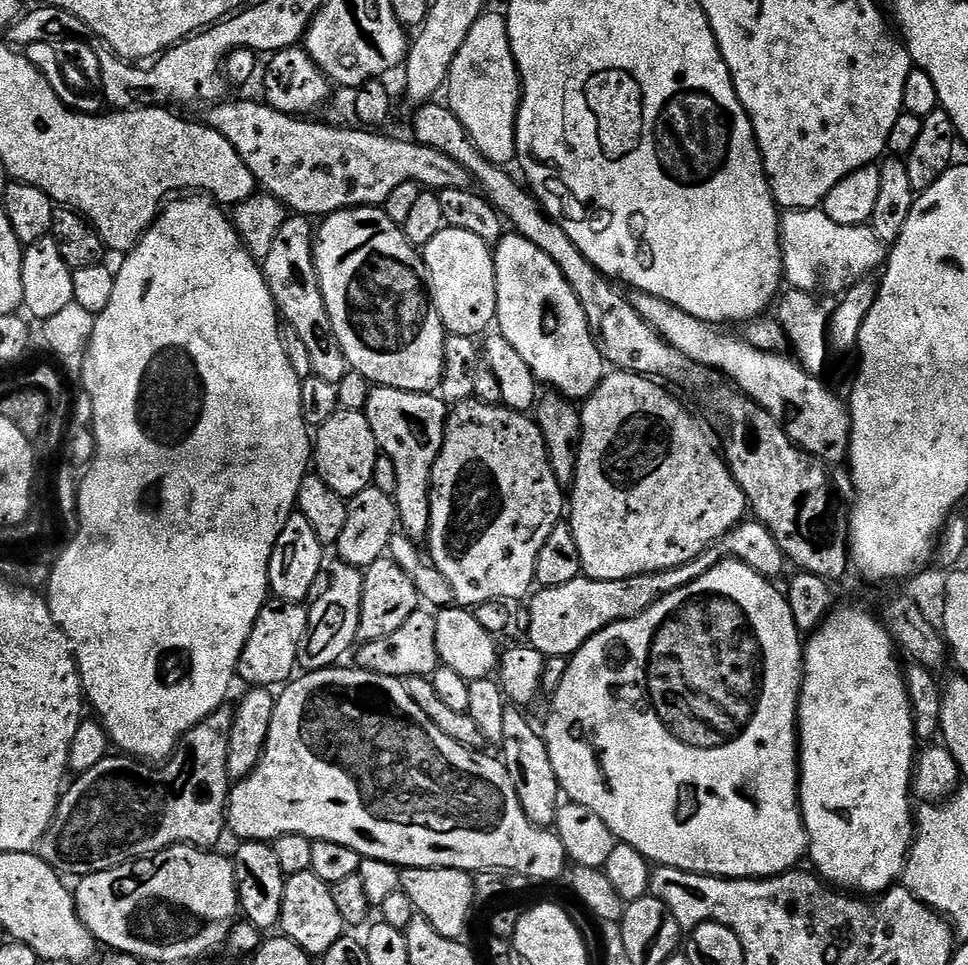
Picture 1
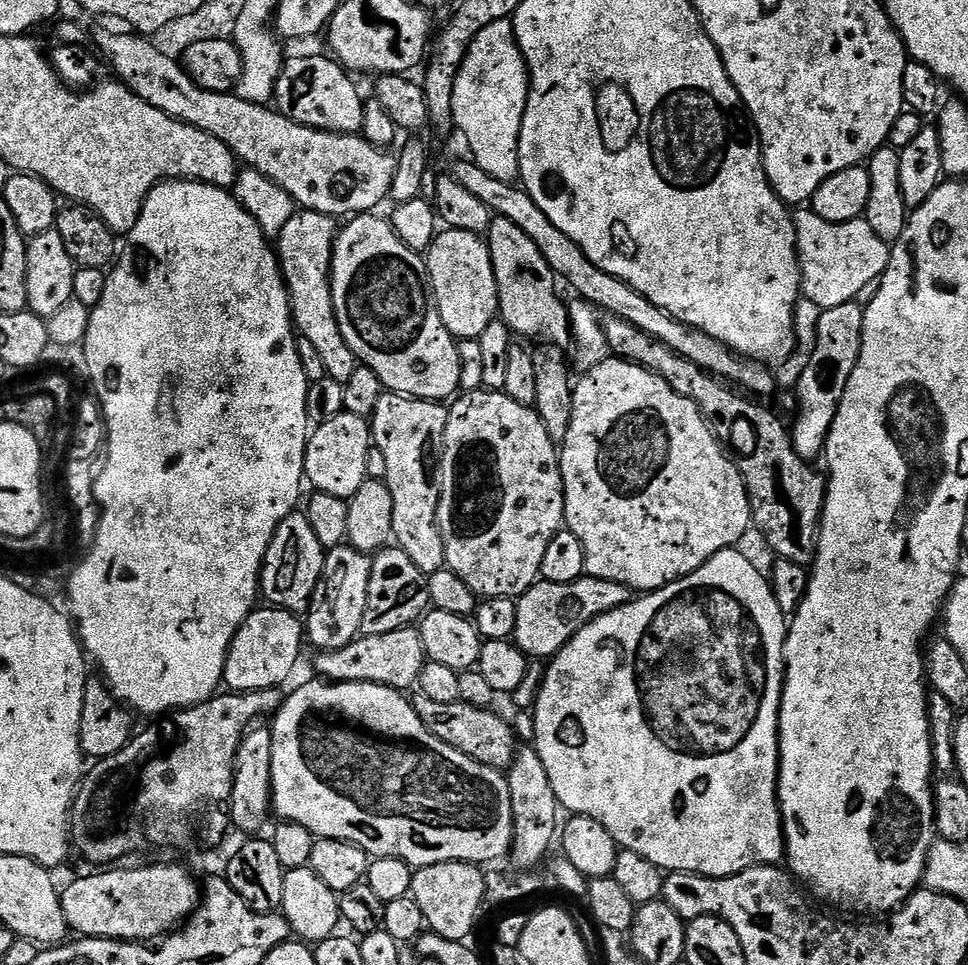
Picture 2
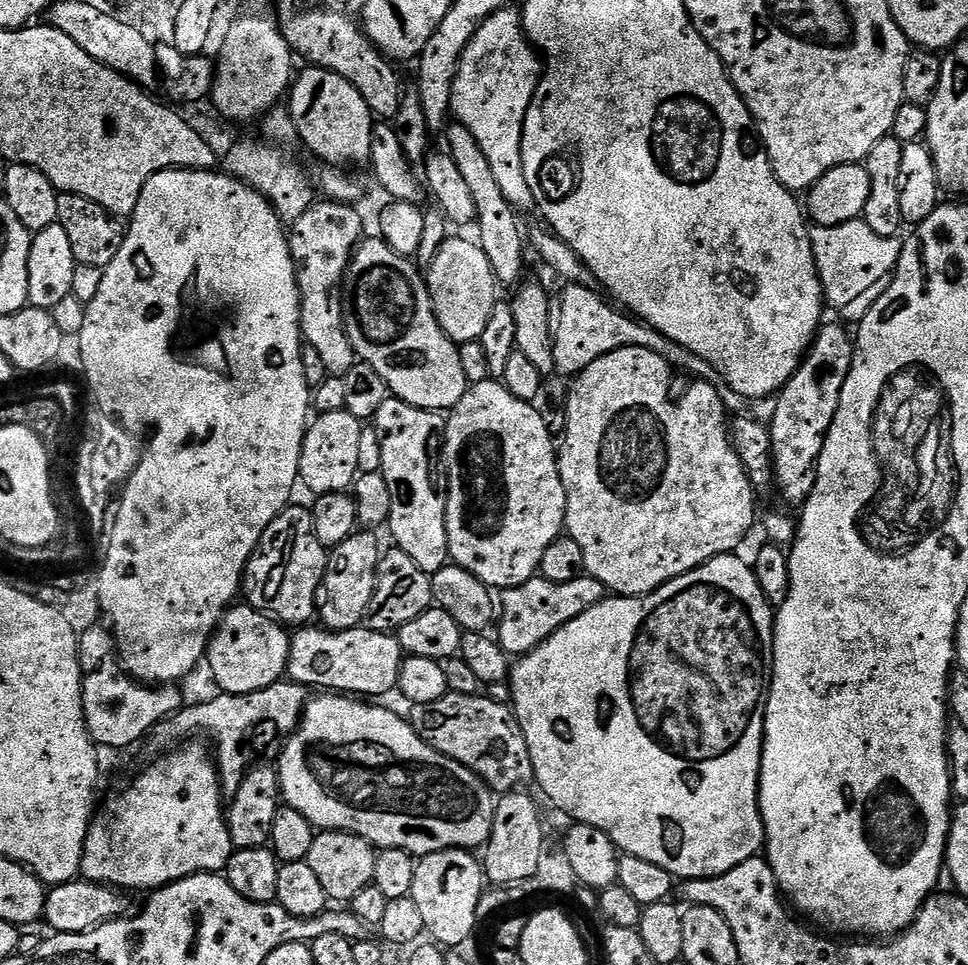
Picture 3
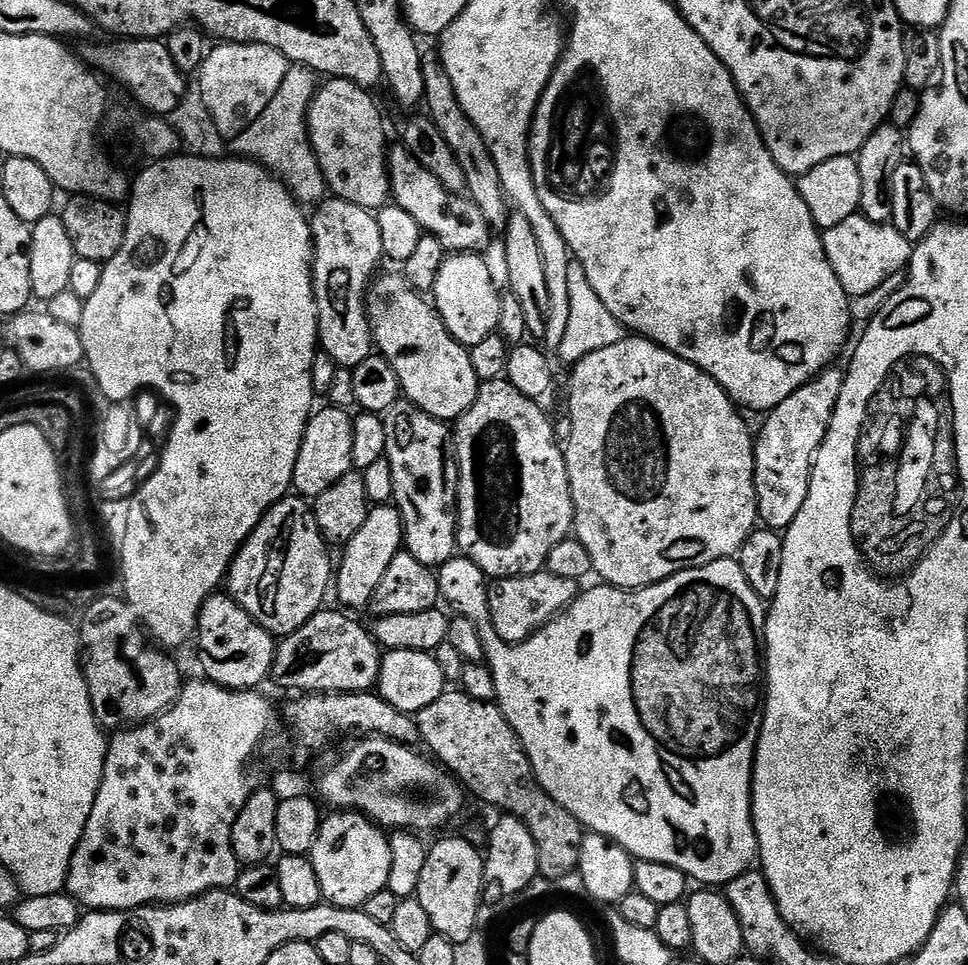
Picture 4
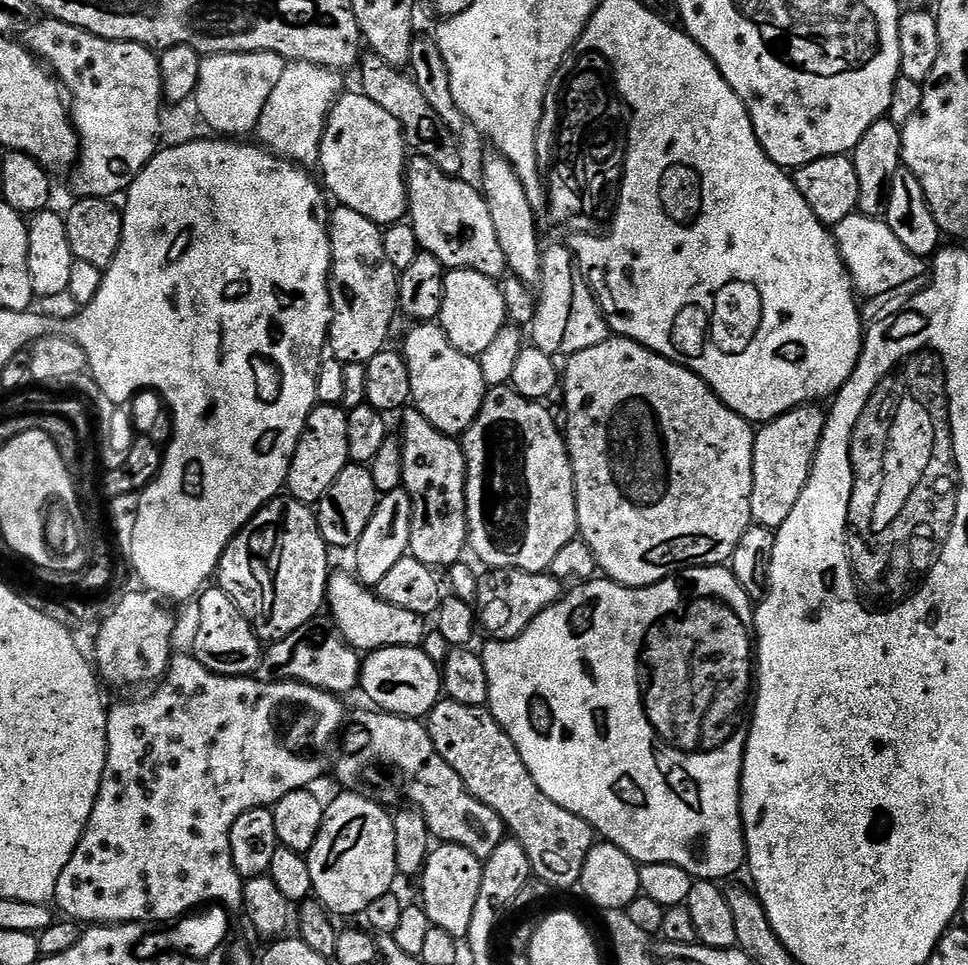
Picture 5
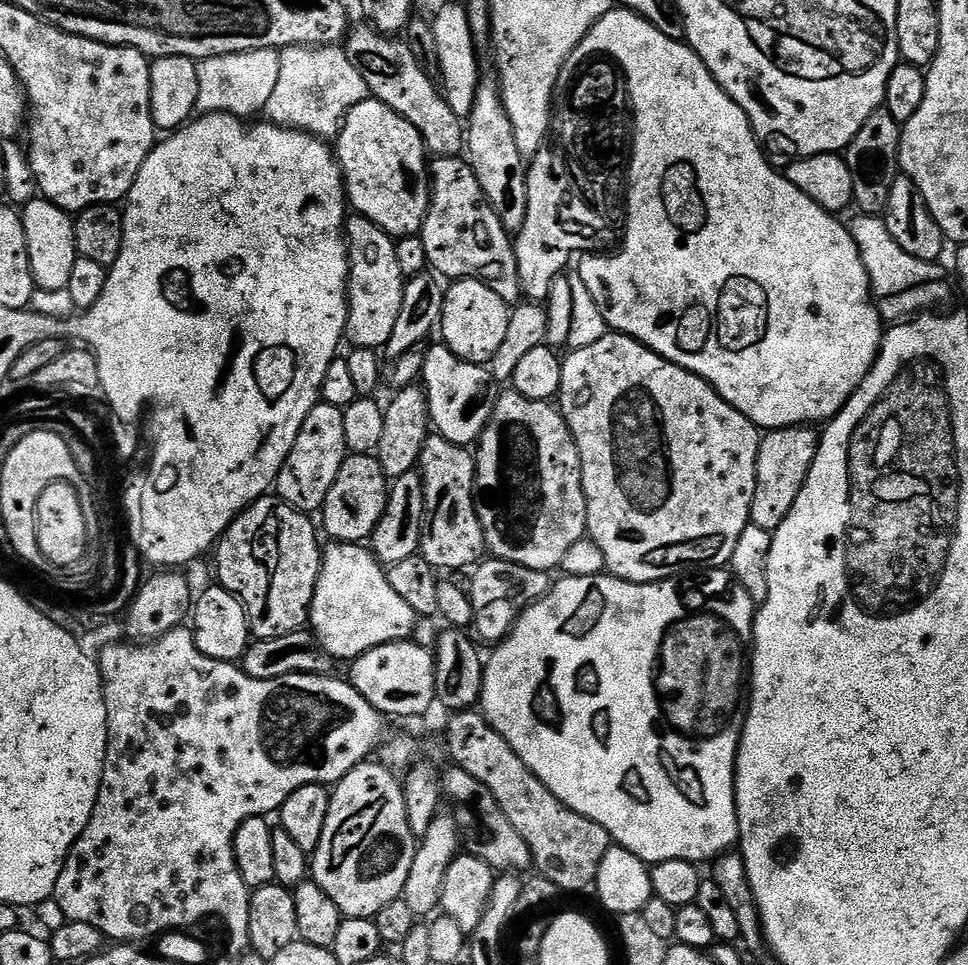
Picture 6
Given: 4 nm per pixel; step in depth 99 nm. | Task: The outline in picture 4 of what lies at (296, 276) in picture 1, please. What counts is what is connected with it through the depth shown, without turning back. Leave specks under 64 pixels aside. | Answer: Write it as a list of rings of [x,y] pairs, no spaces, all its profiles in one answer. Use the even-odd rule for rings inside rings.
[[[325,198],[315,205],[313,212],[312,285],[318,306],[319,347],[337,368],[354,369],[374,352],[366,301],[368,289],[381,271],[380,264],[385,263],[382,234],[378,231],[376,212],[354,206],[354,202]]]

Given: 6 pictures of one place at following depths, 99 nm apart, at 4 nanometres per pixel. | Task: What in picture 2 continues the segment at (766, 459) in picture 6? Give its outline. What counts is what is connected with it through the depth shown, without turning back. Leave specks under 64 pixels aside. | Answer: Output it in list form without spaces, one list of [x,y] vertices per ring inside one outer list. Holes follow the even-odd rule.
[[[853,302],[833,306],[820,313],[816,341],[808,354],[808,365],[806,370],[802,370],[802,378],[794,389],[796,400],[800,403],[800,413],[796,421],[791,421],[790,435],[793,450],[803,460],[815,461],[815,456],[823,453],[824,444],[828,441],[828,432],[832,428],[834,414],[838,414],[846,382],[850,382],[850,374],[854,374],[854,366],[860,357],[864,309],[865,305]]]

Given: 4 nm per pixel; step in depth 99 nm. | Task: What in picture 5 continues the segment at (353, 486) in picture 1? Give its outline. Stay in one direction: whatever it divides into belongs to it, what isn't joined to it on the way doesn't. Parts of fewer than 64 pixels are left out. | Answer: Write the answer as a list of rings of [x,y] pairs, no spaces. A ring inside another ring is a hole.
[[[317,403],[308,416],[304,433],[300,436],[298,446],[294,450],[294,458],[288,471],[287,495],[303,504],[315,506],[320,503],[326,490],[334,486],[334,478],[342,474],[342,470],[350,462],[346,446],[346,422],[348,412],[334,404]]]

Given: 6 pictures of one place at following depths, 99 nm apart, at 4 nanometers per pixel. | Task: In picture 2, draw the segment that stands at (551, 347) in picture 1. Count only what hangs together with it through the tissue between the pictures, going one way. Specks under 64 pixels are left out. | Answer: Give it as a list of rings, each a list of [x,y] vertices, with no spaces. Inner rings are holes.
[[[496,216],[486,233],[488,253],[494,266],[494,278],[500,295],[499,319],[503,320],[517,337],[529,336],[535,342],[543,342],[561,350],[573,343],[571,322],[568,320],[568,304],[556,293],[558,277],[542,258],[538,246],[526,238],[526,234],[505,216]]]

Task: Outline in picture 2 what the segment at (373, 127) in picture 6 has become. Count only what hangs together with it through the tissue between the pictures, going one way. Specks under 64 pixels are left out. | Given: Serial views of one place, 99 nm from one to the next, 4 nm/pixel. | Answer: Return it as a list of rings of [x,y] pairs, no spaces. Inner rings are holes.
[[[325,56],[285,59],[280,77],[276,79],[274,107],[286,118],[323,132],[359,133],[364,117],[365,97],[360,97],[360,92],[352,81],[355,79],[349,75],[344,65]]]

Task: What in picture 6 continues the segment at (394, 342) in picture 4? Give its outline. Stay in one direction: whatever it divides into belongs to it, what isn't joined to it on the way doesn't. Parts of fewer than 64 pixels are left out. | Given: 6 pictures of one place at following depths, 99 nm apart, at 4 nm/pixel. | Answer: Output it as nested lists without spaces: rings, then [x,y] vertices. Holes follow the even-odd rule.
[[[437,342],[425,351],[422,387],[428,398],[431,427],[439,436],[455,444],[475,445],[496,405],[498,388],[491,371],[483,364],[471,364],[458,358],[447,344]]]

